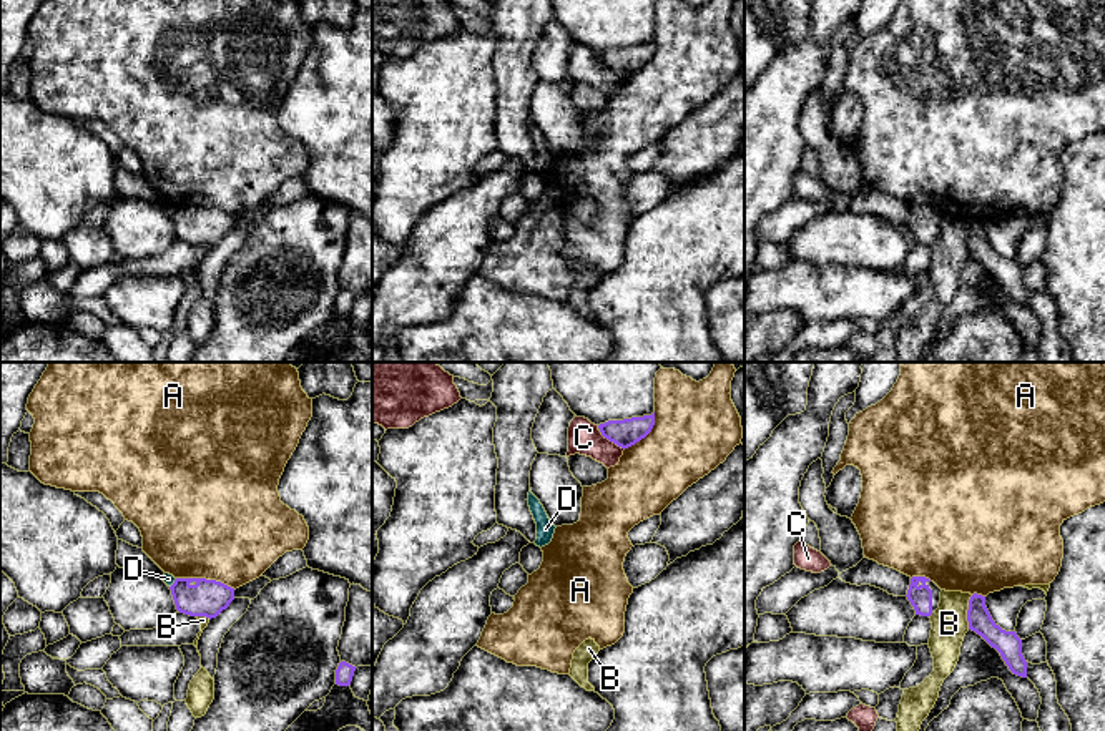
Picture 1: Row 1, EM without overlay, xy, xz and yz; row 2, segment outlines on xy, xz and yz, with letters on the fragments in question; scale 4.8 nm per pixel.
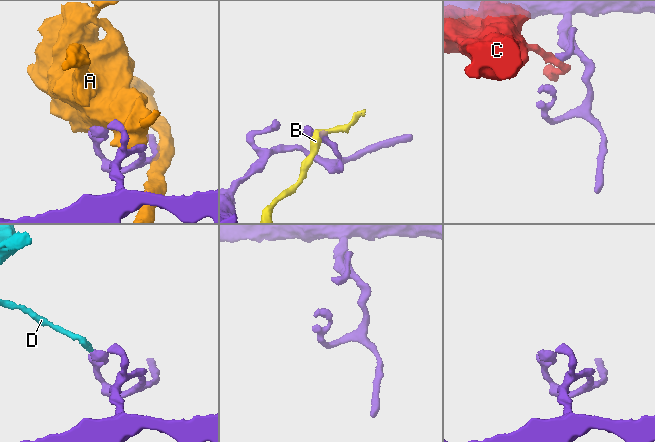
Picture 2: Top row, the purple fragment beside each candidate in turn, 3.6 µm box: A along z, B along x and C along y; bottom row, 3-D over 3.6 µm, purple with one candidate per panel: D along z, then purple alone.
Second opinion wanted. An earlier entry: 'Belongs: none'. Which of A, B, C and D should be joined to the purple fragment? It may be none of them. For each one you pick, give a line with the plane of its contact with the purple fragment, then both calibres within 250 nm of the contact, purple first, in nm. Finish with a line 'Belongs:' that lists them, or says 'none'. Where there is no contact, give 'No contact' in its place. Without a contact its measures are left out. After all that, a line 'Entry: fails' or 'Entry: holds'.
Belongs: none
Entry: holds

